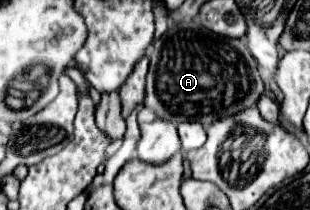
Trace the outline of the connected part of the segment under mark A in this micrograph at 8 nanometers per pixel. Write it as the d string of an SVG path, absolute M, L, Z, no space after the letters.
M182 20L170 26L158 40L152 42L148 58L150 58L150 70L146 76L144 104L164 120L176 124L200 122L202 126L210 126L214 120L236 116L238 112L256 106L258 98L264 94L264 80L260 78L258 64L244 46L244 42L240 38L226 38L216 32L210 32L196 20Z

